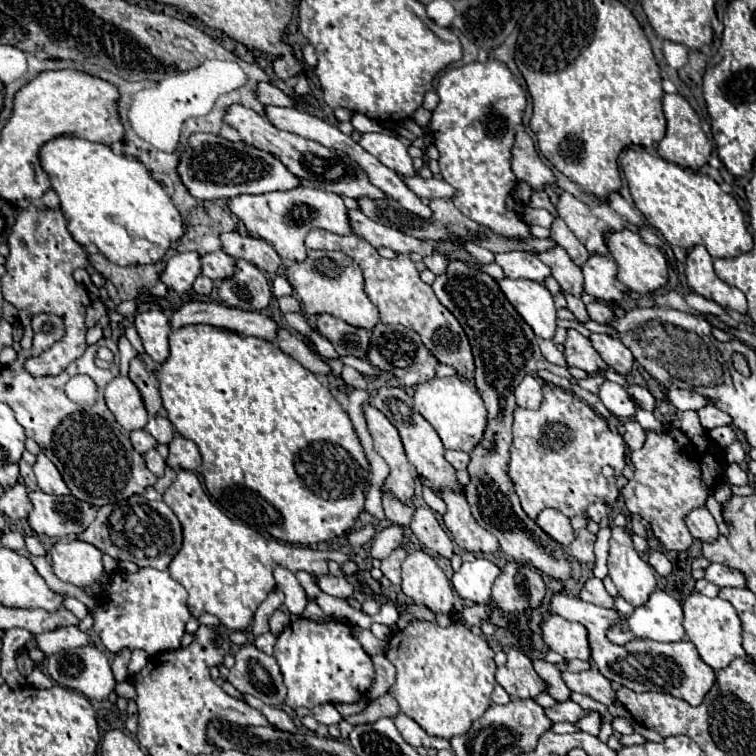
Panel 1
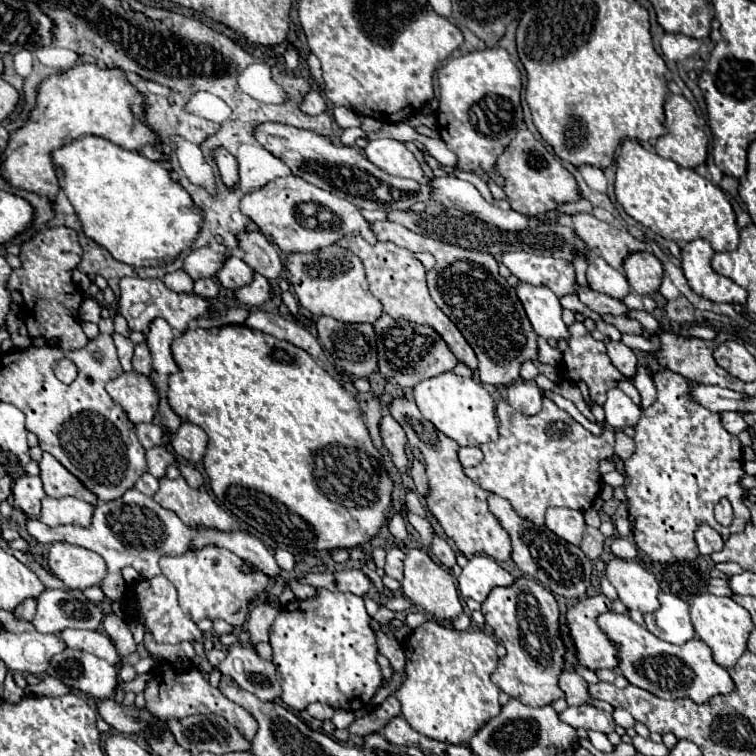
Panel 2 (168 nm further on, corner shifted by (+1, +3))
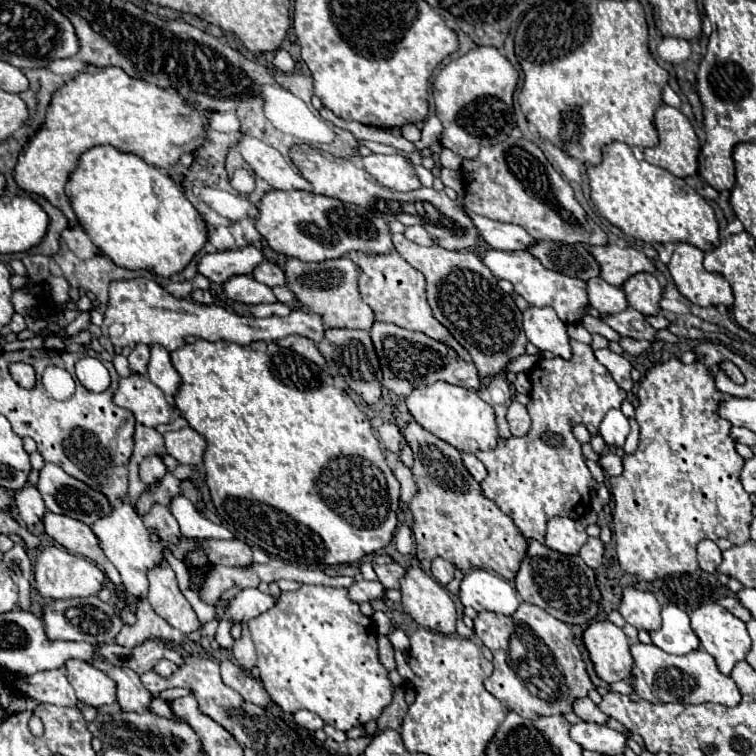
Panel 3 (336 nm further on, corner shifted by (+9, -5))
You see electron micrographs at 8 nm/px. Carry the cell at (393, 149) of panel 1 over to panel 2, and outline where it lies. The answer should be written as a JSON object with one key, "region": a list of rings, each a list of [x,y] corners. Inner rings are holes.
{"region":[[[371,139],[365,147],[365,157],[395,177],[413,179],[421,185],[429,183],[429,177],[421,171],[419,161],[415,155],[395,139]]]}

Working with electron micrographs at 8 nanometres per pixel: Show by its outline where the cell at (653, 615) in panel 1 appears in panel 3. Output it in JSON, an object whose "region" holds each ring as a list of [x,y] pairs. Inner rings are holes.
{"region":[[[665,605],[661,615],[661,629],[651,631],[651,639],[659,649],[673,655],[687,655],[699,649],[699,639],[691,629],[689,615],[685,611],[681,611],[677,605]]]}

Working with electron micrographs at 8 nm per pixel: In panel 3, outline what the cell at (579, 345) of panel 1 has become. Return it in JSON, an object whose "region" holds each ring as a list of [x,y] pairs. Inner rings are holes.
{"region":[[[571,341],[571,347],[573,347],[573,357],[569,361],[565,361],[561,357],[543,358],[537,361],[537,365],[533,365],[533,369],[527,371],[529,381],[531,381],[531,393],[529,393],[529,397],[531,397],[529,415],[533,419],[531,431],[525,437],[511,437],[507,441],[499,439],[499,445],[491,453],[487,453],[487,451],[475,453],[489,471],[487,479],[481,483],[485,497],[495,501],[499,505],[499,509],[515,521],[515,525],[527,539],[535,539],[541,543],[545,541],[543,537],[545,537],[547,521],[551,517],[567,515],[571,519],[581,519],[591,511],[591,493],[589,493],[591,473],[589,473],[589,467],[585,465],[585,457],[581,453],[581,443],[573,435],[573,425],[579,421],[591,433],[591,429],[599,427],[605,413],[609,409],[619,409],[623,399],[627,397],[627,393],[613,383],[611,373],[595,359],[593,349],[589,345]]]}

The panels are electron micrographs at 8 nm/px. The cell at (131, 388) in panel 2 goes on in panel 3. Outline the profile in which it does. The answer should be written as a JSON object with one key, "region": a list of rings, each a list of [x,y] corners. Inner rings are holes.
{"region":[[[131,373],[129,377],[121,379],[113,401],[115,405],[129,409],[141,425],[157,427],[171,421],[171,403],[165,399],[165,393],[155,387],[145,375]]]}

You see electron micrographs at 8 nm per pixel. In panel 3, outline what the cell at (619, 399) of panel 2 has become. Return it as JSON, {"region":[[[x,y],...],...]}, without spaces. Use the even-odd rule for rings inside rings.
{"region":[[[619,409],[607,411],[605,419],[599,425],[599,435],[609,447],[623,447],[625,437],[629,435],[629,419]]]}

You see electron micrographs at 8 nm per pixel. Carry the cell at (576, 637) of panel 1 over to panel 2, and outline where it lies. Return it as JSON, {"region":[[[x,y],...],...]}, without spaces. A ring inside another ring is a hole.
{"region":[[[597,593],[577,601],[565,613],[565,623],[569,627],[569,637],[575,645],[577,659],[591,671],[613,669],[619,663],[615,645],[595,623],[595,617],[605,611],[611,611],[611,601],[603,593]]]}

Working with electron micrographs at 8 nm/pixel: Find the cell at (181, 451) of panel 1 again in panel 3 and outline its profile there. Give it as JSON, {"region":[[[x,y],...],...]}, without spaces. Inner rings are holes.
{"region":[[[183,427],[179,431],[165,433],[165,447],[171,457],[177,459],[177,463],[183,465],[201,465],[203,453],[207,447],[207,441],[201,433],[197,433],[191,427]]]}

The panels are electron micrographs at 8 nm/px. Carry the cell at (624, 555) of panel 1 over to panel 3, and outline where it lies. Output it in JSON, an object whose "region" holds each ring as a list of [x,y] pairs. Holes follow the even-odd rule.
{"region":[[[625,589],[619,613],[625,617],[629,625],[637,629],[653,631],[661,627],[661,605],[653,593]]]}

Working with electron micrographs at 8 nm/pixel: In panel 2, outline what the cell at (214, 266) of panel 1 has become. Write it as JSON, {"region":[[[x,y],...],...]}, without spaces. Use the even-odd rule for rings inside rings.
{"region":[[[229,255],[223,261],[223,265],[221,265],[221,269],[217,271],[215,277],[219,279],[219,283],[223,287],[237,289],[241,285],[247,285],[251,281],[251,275],[253,275],[253,269],[243,259],[239,259],[235,255]]]}

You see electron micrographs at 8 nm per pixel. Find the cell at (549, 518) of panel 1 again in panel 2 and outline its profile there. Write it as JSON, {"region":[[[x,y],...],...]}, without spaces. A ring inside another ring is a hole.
{"region":[[[549,507],[545,513],[545,525],[561,539],[579,545],[581,535],[585,529],[583,513],[575,509],[561,509],[561,507]]]}

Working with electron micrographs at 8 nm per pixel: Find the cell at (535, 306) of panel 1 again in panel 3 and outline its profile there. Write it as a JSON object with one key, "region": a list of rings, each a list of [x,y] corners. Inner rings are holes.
{"region":[[[529,307],[523,311],[523,329],[539,351],[551,351],[557,357],[571,359],[567,327],[551,307]]]}

